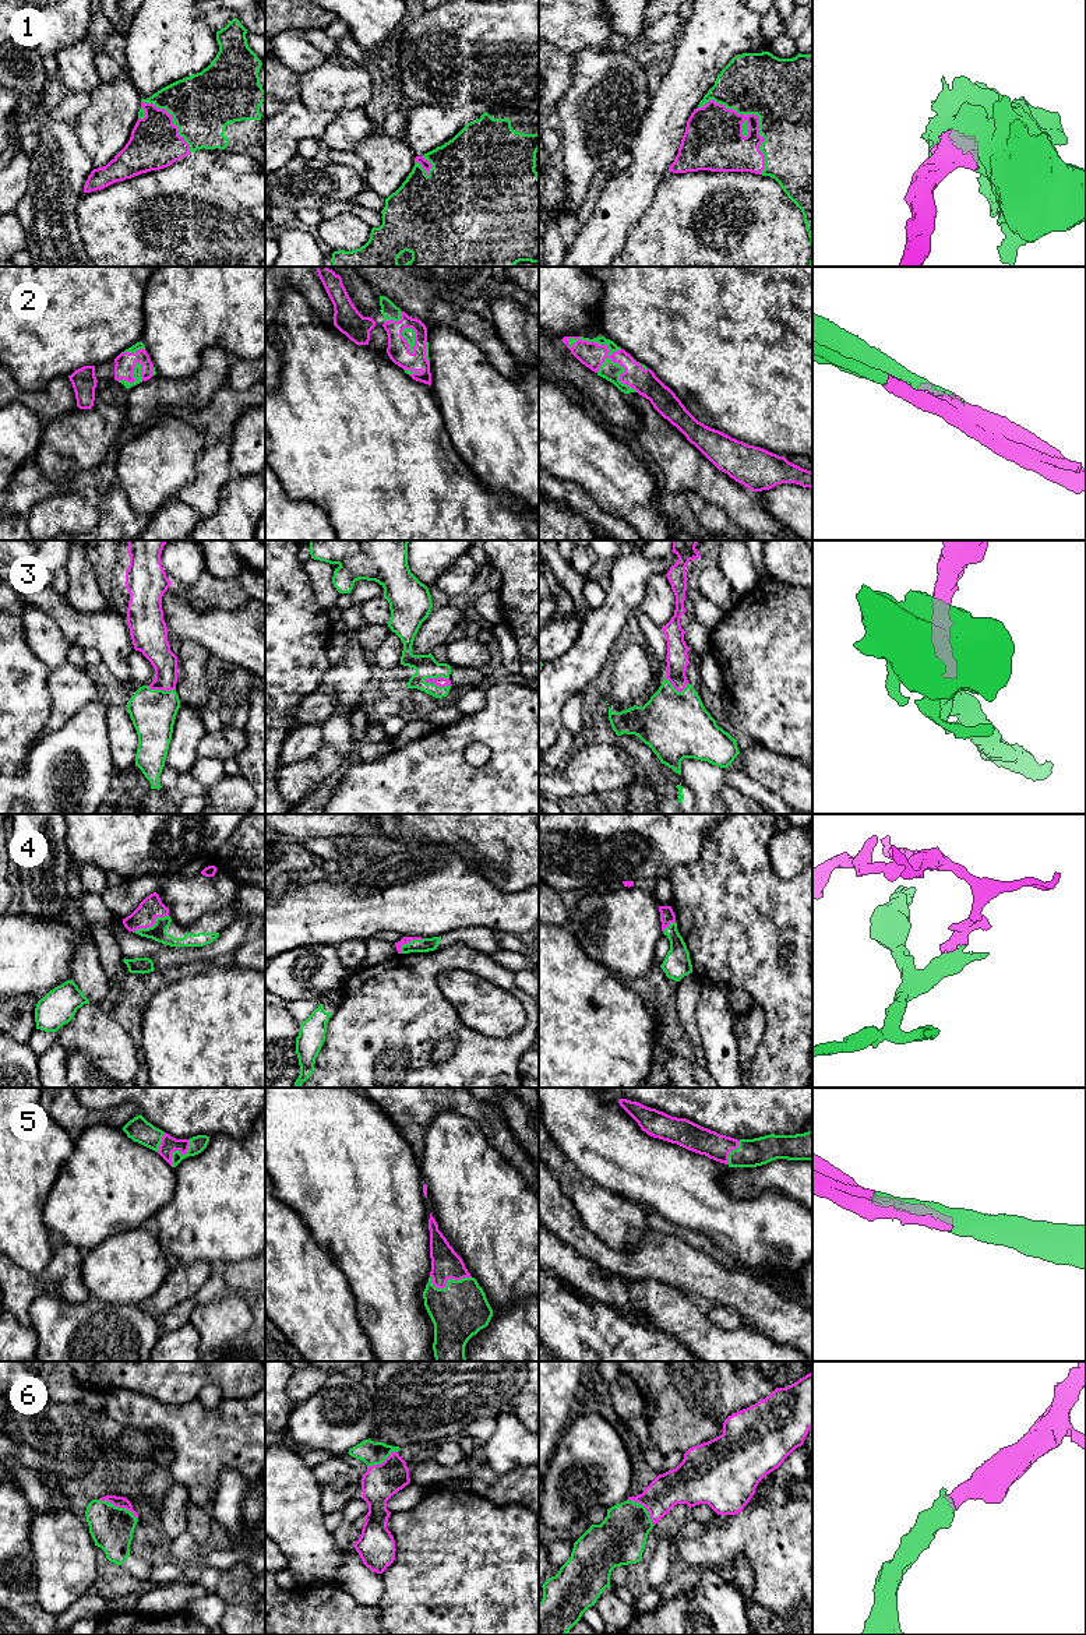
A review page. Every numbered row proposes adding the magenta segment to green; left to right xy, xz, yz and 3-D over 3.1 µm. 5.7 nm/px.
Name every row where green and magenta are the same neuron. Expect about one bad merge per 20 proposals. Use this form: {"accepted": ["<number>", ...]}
{"accepted": ["1", "2", "3", "4", "5", "6"]}

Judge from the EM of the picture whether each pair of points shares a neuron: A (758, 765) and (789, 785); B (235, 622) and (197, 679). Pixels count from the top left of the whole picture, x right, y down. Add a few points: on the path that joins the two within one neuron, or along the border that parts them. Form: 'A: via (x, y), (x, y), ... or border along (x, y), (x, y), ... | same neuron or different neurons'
A: via (765, 767), (782, 781) | same neuron
B: border along (182, 640), (194, 640), (211, 652) | different neurons

